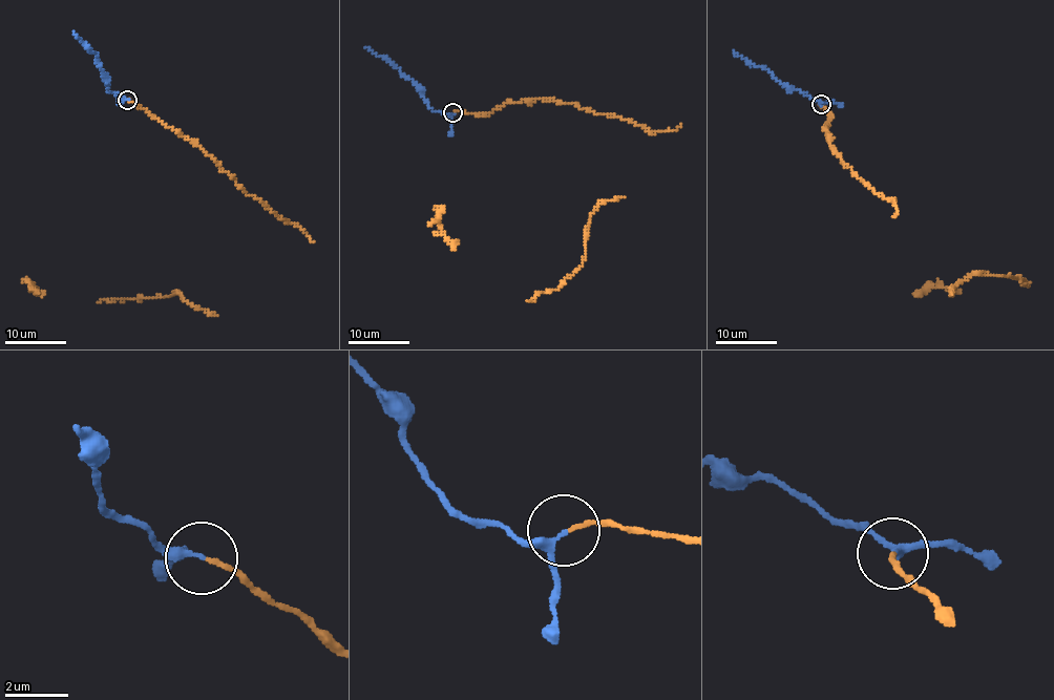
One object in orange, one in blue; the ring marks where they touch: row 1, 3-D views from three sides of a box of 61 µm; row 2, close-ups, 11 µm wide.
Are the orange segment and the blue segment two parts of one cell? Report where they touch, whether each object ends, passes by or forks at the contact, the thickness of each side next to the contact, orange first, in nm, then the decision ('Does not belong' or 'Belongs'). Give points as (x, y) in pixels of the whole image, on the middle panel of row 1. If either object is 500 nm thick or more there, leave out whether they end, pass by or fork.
Place: (452, 112). At the ring orange ends. At the ring blue passes by. Thickness 140 nm (orange) against 200 nm. Belongs

